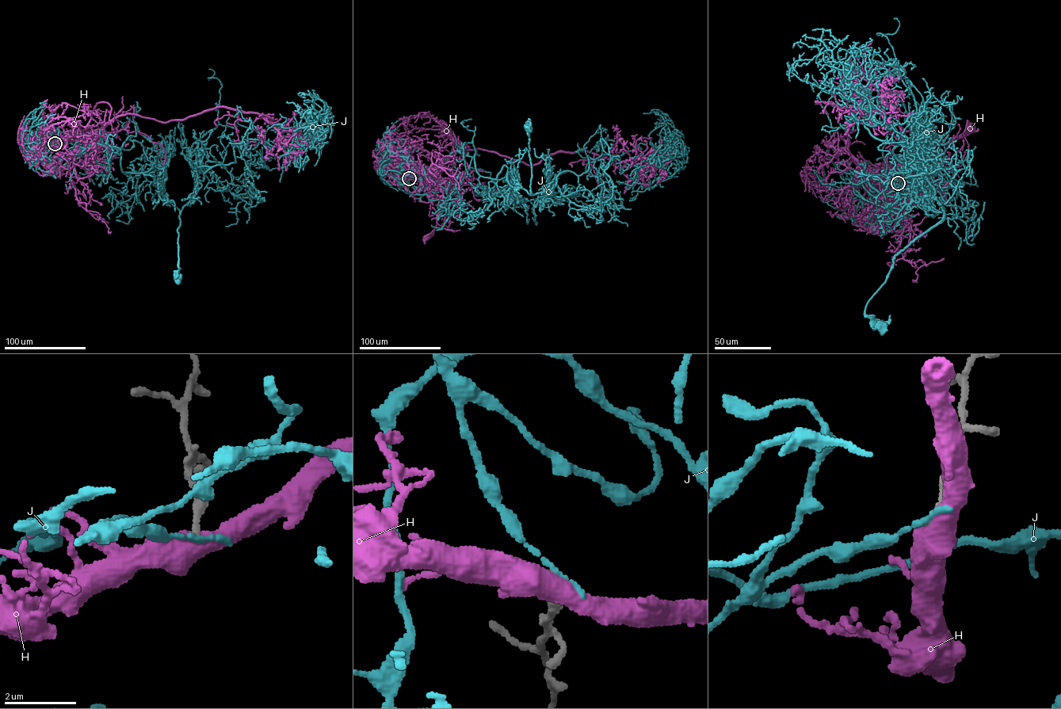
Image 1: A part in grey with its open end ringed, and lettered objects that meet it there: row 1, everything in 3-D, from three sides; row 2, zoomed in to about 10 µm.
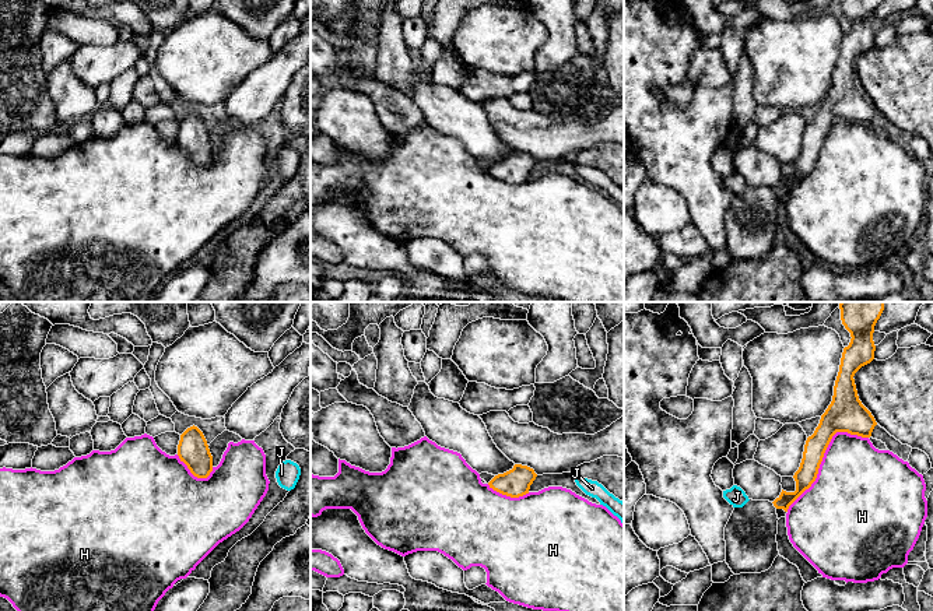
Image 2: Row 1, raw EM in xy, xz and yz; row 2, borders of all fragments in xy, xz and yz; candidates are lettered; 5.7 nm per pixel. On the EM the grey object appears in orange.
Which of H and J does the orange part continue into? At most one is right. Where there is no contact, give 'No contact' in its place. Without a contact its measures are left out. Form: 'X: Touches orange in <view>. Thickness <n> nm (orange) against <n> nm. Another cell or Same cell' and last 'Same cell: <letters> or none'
H: Touches orange in yz. Thickness 180 nm (orange) against 460 nm. Another cell
J: No contact. Another cell
Same cell: none

